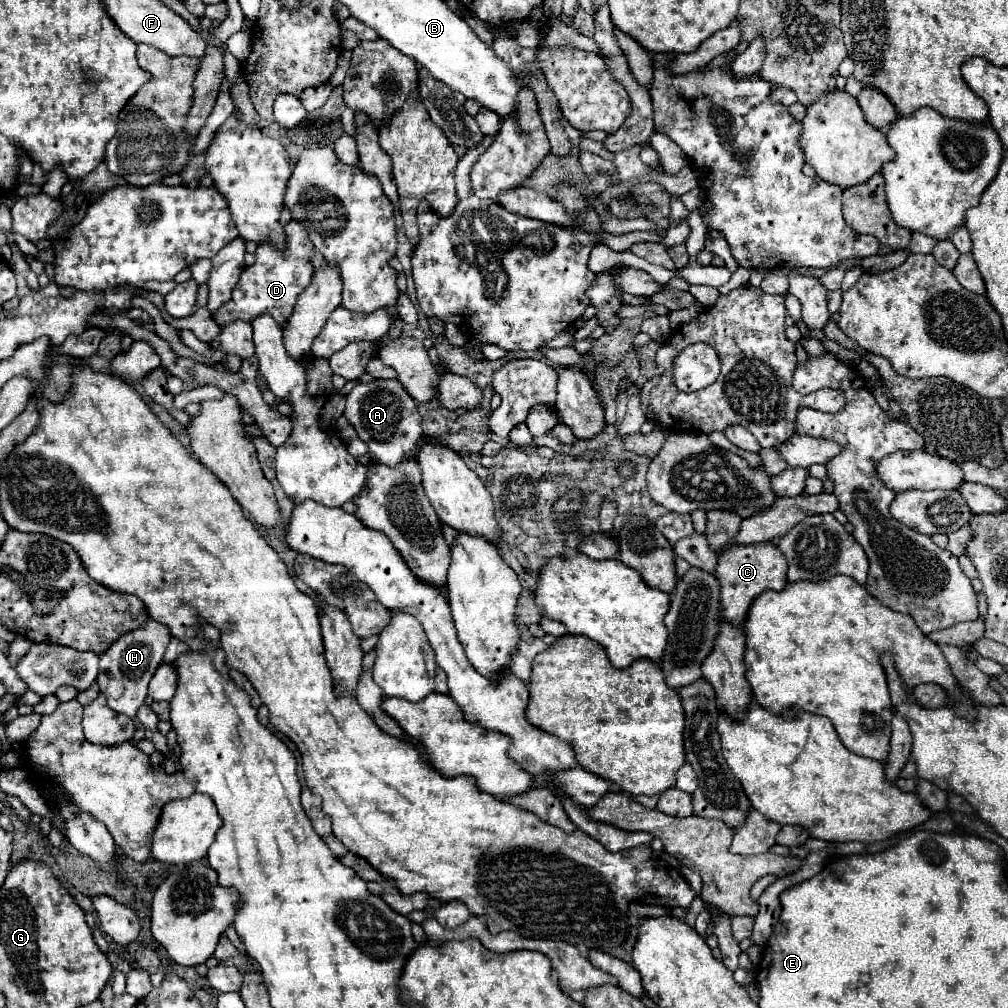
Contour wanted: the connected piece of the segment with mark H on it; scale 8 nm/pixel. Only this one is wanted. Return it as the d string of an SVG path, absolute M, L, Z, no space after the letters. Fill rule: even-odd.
M149 620L145 626L119 636L119 640L115 640L115 644L111 644L111 648L103 652L103 656L99 656L101 662L99 662L97 682L101 692L107 696L107 704L115 712L131 718L137 716L137 710L145 704L145 698L147 698L147 684L163 658L169 638L171 638L171 632L165 624Z

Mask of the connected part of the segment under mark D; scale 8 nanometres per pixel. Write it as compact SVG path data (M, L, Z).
M291 220L285 226L285 246L275 248L275 244L271 244L269 240L265 240L263 244L257 246L255 264L247 266L241 272L241 278L239 278L237 286L233 288L231 300L227 304L221 304L219 310L215 310L213 320L219 326L225 326L225 324L235 322L235 320L253 322L255 318L269 314L269 316L273 316L273 320L277 324L285 326L293 308L295 308L299 294L313 280L313 264L311 264L313 252L315 252L315 248L313 248L311 240L307 238L307 232L301 228L301 224Z

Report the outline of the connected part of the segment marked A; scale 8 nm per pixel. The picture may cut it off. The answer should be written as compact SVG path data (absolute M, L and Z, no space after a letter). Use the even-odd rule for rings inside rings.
M373 380L369 384L359 382L347 394L343 414L355 426L357 436L369 446L369 454L375 462L387 468L399 468L407 458L407 452L411 452L423 436L415 400L397 380Z

